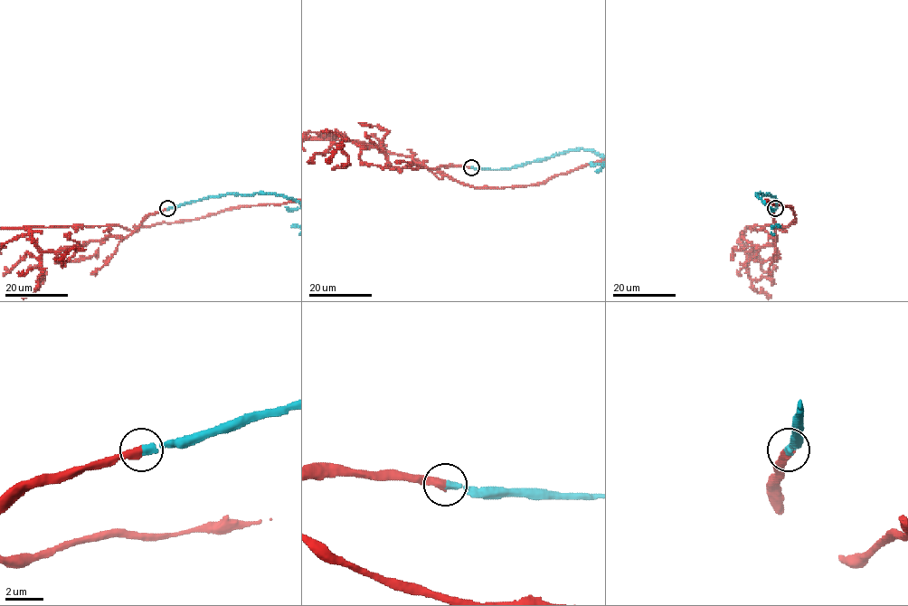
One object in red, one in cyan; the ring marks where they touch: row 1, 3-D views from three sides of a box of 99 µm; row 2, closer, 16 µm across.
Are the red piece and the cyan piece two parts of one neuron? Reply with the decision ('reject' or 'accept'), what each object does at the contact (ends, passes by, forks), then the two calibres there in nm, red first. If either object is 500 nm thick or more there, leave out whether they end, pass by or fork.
accept | red ends | cyan ends | 440/360 nm

